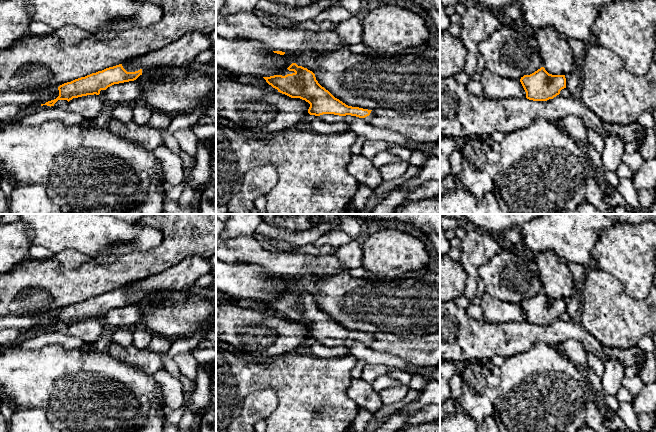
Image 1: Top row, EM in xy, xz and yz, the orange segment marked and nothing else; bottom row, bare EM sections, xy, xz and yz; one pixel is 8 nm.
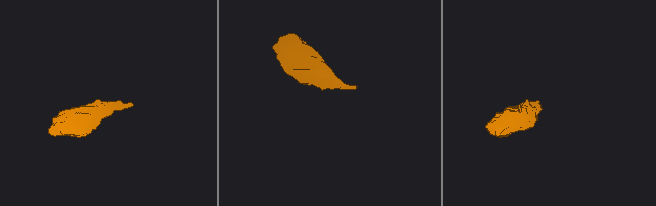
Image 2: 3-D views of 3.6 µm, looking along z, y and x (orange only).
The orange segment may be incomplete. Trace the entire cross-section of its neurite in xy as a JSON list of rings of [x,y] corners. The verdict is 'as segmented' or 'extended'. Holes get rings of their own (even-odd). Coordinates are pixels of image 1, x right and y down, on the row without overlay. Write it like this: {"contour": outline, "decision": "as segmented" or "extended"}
{"contour": [[[190,256],[173,267],[131,283],[123,288],[106,292],[85,301],[64,307],[58,311],[59,320],[43,329],[54,330],[58,324],[67,324],[87,319],[99,319],[108,311],[136,304],[146,293],[147,298],[167,290],[182,290],[195,280],[211,271],[210,259],[201,256]]], "decision": "extended"}

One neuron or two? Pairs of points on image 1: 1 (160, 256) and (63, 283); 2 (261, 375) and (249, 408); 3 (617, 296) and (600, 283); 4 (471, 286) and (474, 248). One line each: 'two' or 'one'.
1: one
2: two
3: one
4: one

